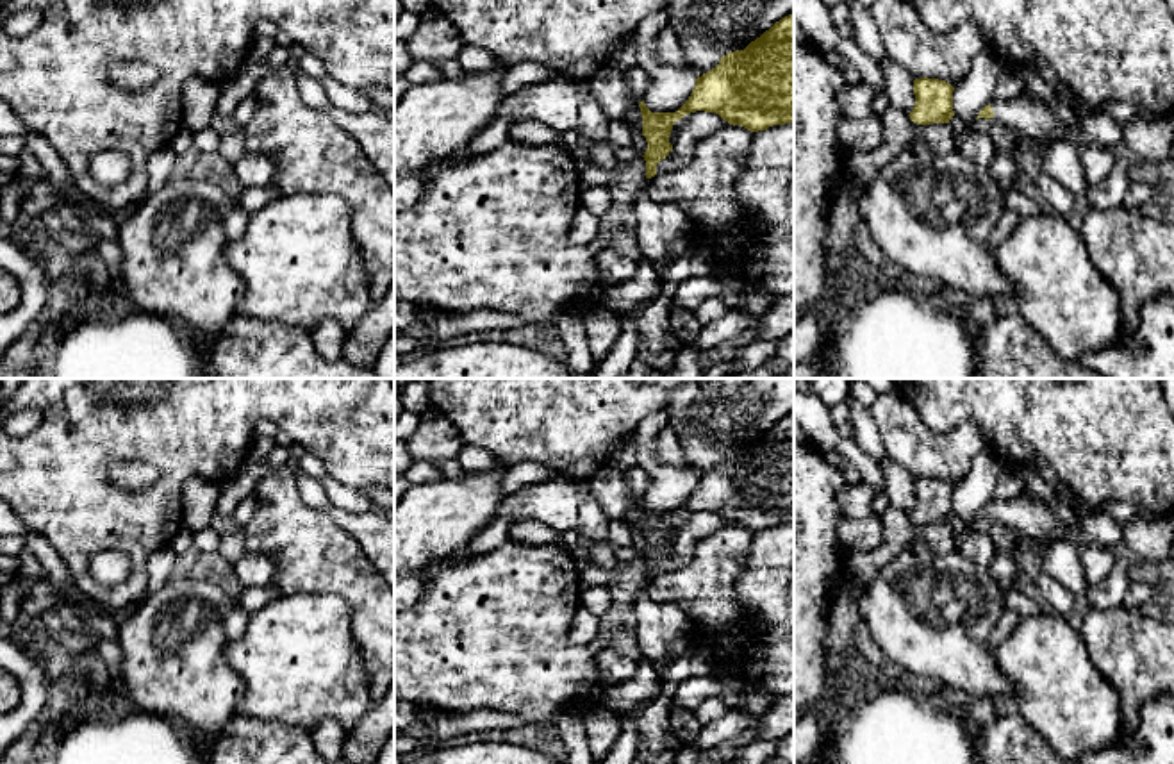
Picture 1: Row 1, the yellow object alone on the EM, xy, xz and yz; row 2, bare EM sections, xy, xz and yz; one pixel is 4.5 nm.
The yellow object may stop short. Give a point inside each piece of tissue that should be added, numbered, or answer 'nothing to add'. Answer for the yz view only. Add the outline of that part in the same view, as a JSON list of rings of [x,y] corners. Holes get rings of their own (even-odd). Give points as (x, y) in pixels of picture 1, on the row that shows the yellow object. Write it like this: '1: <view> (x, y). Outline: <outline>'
1: yz (1025, 113). Outline: [[[1021,93],[1008,102],[990,102],[994,120],[1019,130],[1028,137],[1044,139],[1049,145],[1063,141],[1069,125],[1038,98]]]

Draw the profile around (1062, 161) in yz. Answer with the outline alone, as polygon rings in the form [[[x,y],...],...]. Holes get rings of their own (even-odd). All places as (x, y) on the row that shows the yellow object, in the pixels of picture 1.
[[[1054,141],[1044,152],[1042,168],[1056,182],[1065,186],[1074,196],[1087,191],[1078,145],[1071,141]]]

